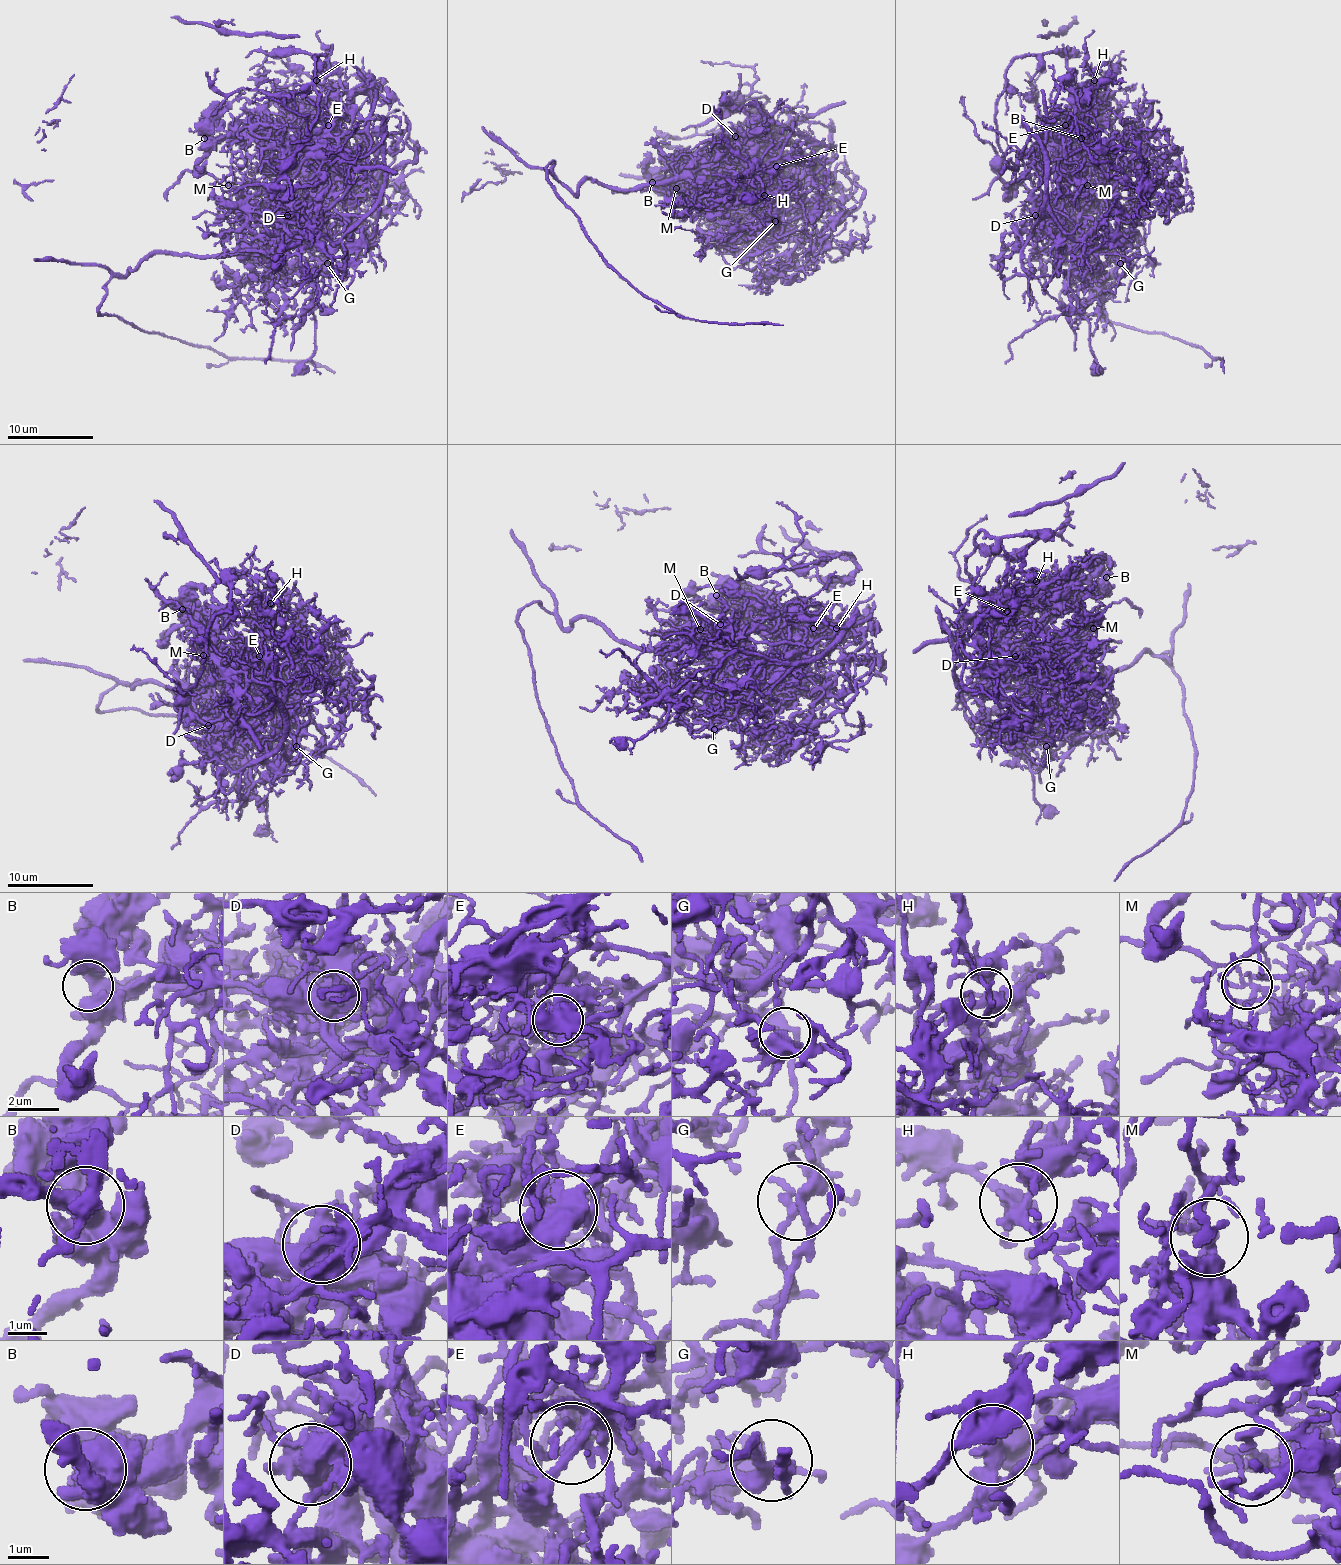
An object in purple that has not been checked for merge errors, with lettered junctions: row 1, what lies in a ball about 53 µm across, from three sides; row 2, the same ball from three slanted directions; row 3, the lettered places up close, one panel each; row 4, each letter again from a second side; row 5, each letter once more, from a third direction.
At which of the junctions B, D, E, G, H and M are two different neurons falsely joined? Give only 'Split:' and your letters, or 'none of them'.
Split: D, E, M

